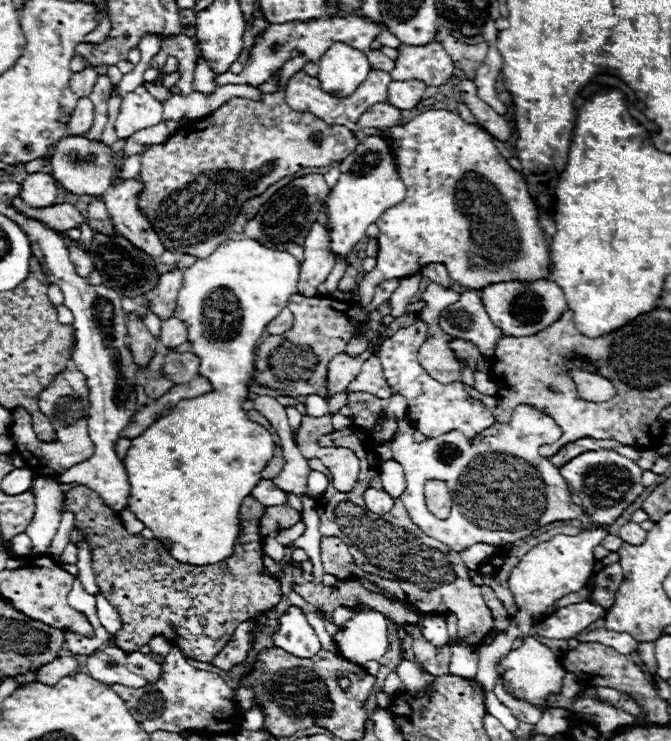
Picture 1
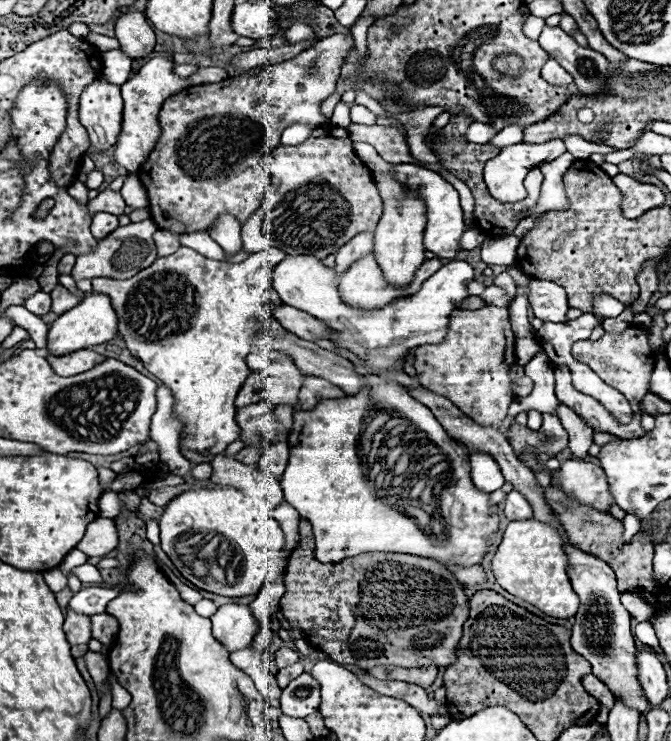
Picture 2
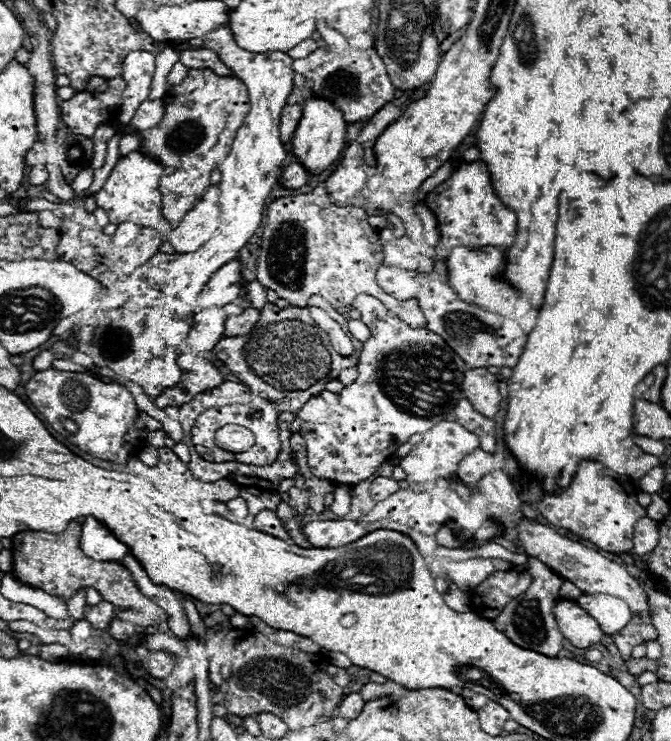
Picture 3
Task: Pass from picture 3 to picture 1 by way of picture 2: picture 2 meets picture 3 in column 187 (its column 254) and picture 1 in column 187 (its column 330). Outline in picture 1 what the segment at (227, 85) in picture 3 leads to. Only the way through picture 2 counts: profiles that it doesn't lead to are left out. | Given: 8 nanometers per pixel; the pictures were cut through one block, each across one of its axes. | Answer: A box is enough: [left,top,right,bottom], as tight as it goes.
[151,34,196,96]

